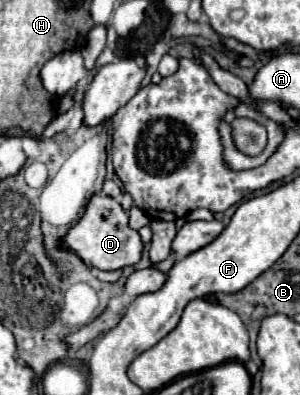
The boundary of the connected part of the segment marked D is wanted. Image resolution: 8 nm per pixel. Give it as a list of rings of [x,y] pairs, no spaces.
[[[97,193],[87,205],[85,215],[75,223],[69,233],[63,237],[63,247],[75,251],[89,267],[113,271],[123,269],[127,265],[135,265],[141,259],[143,253],[143,241],[137,231],[133,231],[127,225],[129,215],[123,211],[123,207],[109,195]]]

